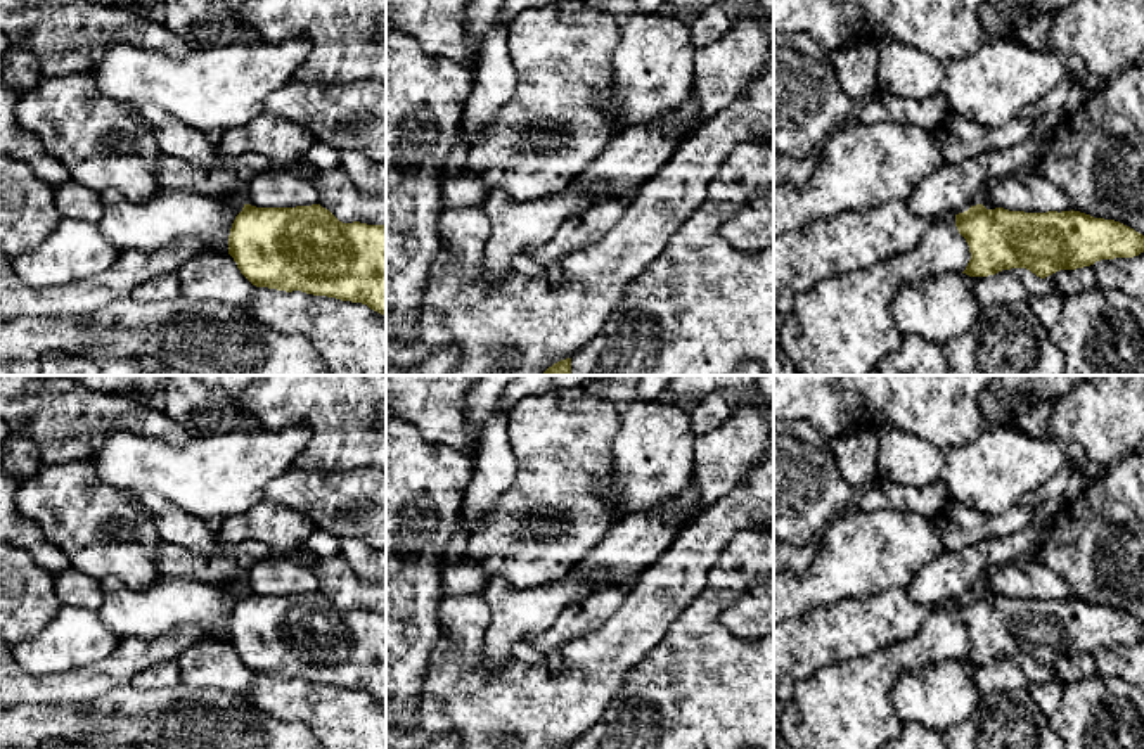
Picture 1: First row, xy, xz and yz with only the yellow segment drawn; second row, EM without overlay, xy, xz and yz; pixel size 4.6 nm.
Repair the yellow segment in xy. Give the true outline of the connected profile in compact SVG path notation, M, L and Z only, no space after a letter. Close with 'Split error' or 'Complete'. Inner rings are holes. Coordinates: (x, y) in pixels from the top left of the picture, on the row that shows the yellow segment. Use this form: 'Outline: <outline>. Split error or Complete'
Outline: M244 204L228 254L256 287L362 303L386 317L386 225L343 223L320 204Z. Complete

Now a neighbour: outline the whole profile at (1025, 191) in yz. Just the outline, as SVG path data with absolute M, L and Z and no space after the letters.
M1028 170L992 180L983 190L981 202L985 201L1025 213L1073 209L1070 197L1056 183Z

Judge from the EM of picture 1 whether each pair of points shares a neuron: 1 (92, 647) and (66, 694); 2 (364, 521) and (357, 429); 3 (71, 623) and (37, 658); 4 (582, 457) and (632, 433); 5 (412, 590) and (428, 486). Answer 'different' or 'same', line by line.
1: different
2: different
3: same
4: different
5: same

